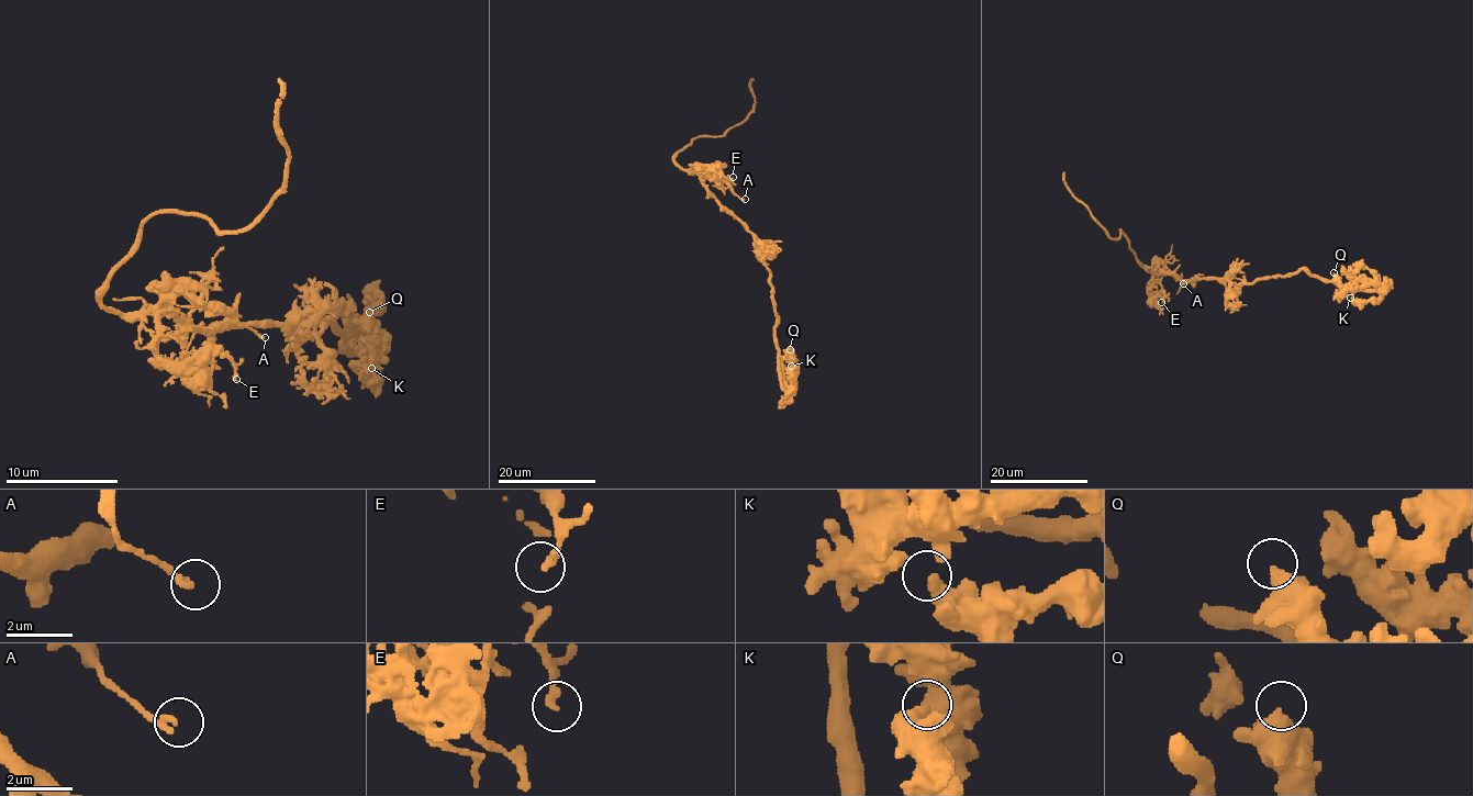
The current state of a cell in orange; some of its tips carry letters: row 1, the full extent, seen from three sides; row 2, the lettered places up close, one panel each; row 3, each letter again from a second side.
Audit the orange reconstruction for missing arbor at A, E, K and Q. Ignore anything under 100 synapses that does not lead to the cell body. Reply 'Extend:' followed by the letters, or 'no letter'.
Extend: no letter

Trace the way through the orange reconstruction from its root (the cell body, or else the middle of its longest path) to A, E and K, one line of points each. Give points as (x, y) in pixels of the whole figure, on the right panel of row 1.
A: (1194, 279), (1178, 279), (1153, 270), (1158, 275), (1171, 271), (1183, 283)
E: (1194, 279), (1157, 275), (1151, 281), (1161, 288), (1161, 302)
K: (1194, 279), (1251, 283), (1306, 269), (1340, 286), (1373, 289), (1380, 294), (1367, 301), (1350, 298)

